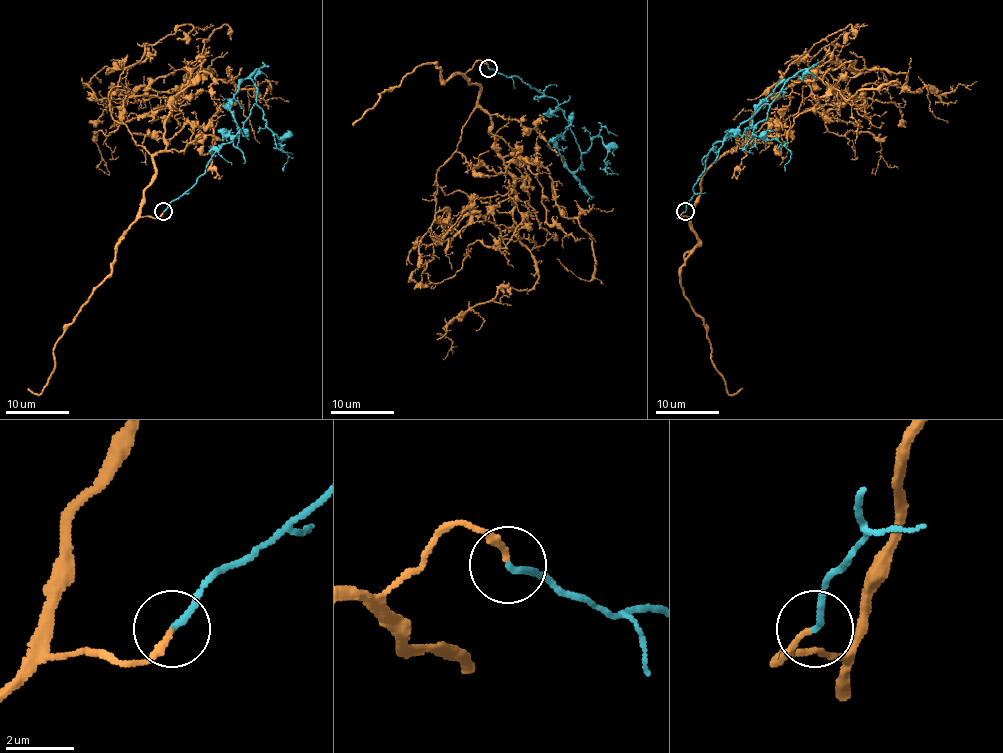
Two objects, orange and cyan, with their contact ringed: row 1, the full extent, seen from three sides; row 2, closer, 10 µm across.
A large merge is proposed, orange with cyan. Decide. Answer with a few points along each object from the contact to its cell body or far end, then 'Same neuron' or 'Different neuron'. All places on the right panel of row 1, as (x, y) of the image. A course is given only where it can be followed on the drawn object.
Course of orange: (684, 212), (750, 116), (813, 72), (884, 69), (907, 75), (907, 91), (938, 94), (977, 81). Course of cyan: (685, 212), (714, 143), (765, 104), (770, 108), (766, 118), (752, 132), (773, 139), (790, 151), (785, 170). Same neuron

